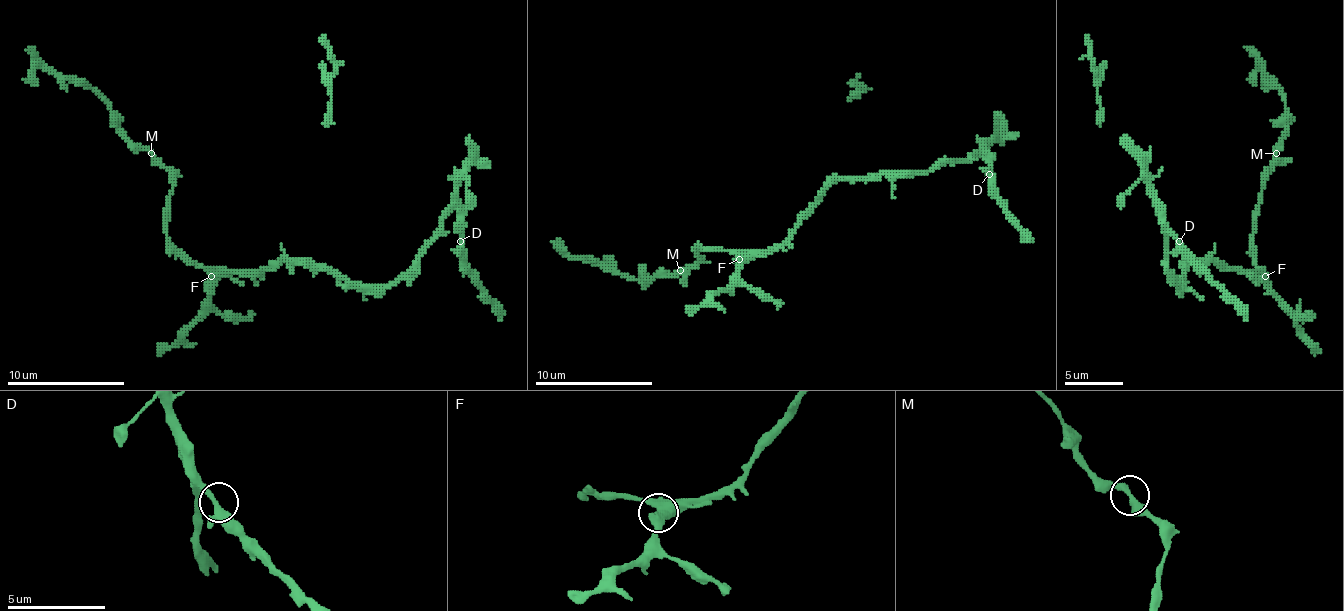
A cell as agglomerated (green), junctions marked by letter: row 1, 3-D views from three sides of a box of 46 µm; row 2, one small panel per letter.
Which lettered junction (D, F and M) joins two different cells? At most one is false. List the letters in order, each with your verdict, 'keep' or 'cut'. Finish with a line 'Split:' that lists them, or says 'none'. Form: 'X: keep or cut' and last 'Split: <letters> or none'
D: keep
F: keep
M: keep
Split: none

